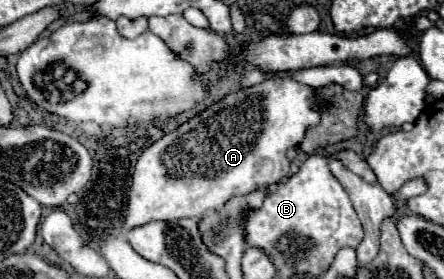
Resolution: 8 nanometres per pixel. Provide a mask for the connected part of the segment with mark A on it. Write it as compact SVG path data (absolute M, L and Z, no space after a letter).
M272 77L228 93L140 153L122 229L150 221L202 217L236 195L248 195L260 185L280 181L290 169L286 151L302 143L306 129L320 123L320 115L316 89L292 77Z

